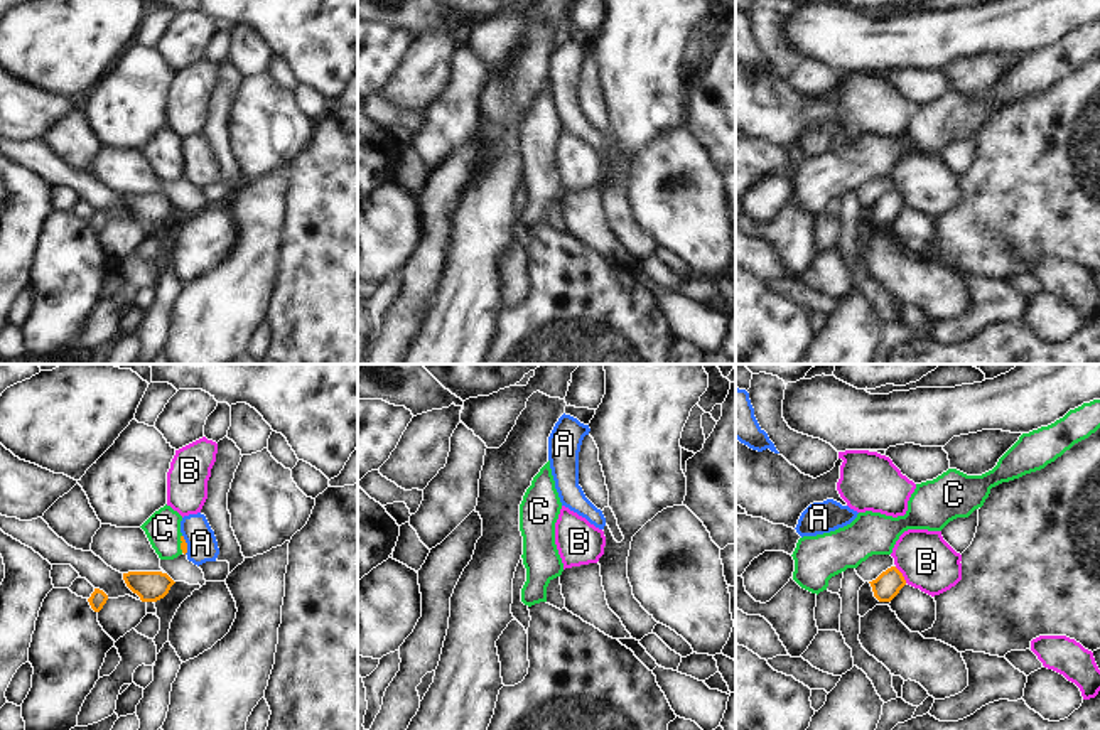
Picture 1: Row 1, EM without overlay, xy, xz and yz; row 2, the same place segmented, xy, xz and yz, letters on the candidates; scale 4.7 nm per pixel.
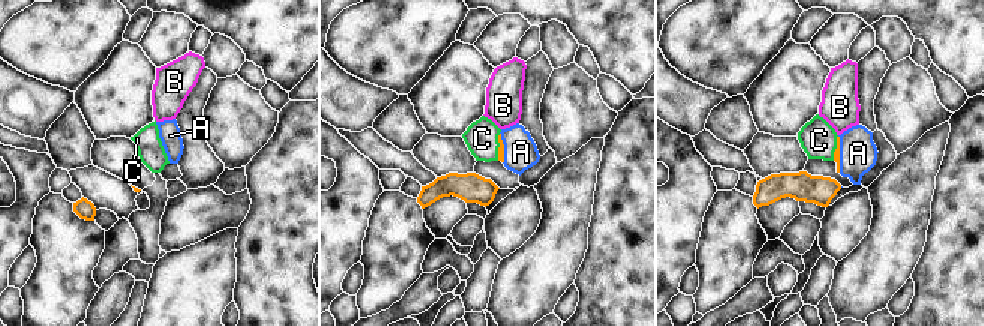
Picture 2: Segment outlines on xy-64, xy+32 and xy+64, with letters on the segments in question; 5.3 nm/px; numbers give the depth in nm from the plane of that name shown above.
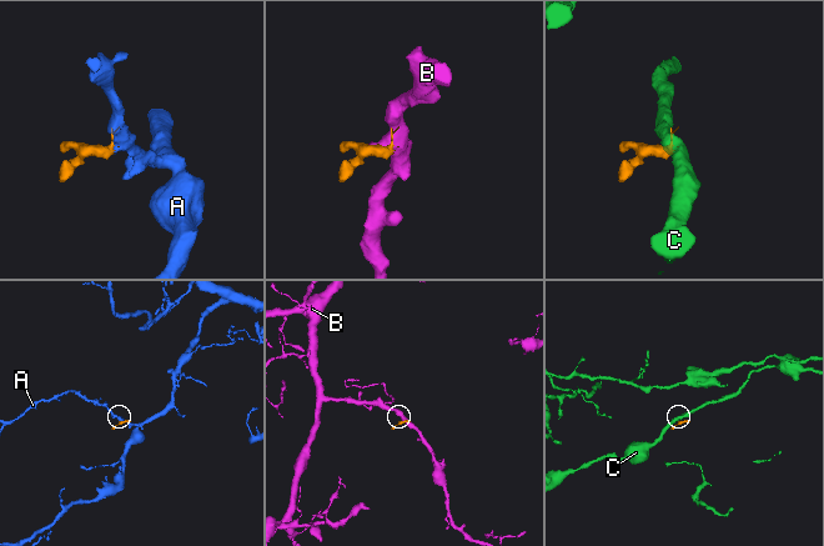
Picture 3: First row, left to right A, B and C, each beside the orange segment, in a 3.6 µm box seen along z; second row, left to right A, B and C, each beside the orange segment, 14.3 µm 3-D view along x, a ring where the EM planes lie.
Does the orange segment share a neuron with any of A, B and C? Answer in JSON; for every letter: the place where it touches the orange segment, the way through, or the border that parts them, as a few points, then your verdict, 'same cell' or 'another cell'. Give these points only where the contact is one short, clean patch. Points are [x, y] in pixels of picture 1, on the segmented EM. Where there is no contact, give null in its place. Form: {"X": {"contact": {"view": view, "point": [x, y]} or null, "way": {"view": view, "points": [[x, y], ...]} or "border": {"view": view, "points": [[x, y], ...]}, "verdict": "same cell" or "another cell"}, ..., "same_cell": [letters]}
{"A": {"contact": {"view": "xy", "point": [186, 545]}, "way": {"view": "xy", "points": [[183, 545], [186, 545], [201, 543]]}, "verdict": "same cell"}, "B": {"contact": {"view": "yz", "point": [901, 575]}, "verdict": "another cell"}, "C": {"contact": {"view": "xy", "point": [181, 543]}, "border": {"view": "xy", "points": [[181, 535], [183, 552]]}, "verdict": "another cell"}, "same_cell": ["A"]}

